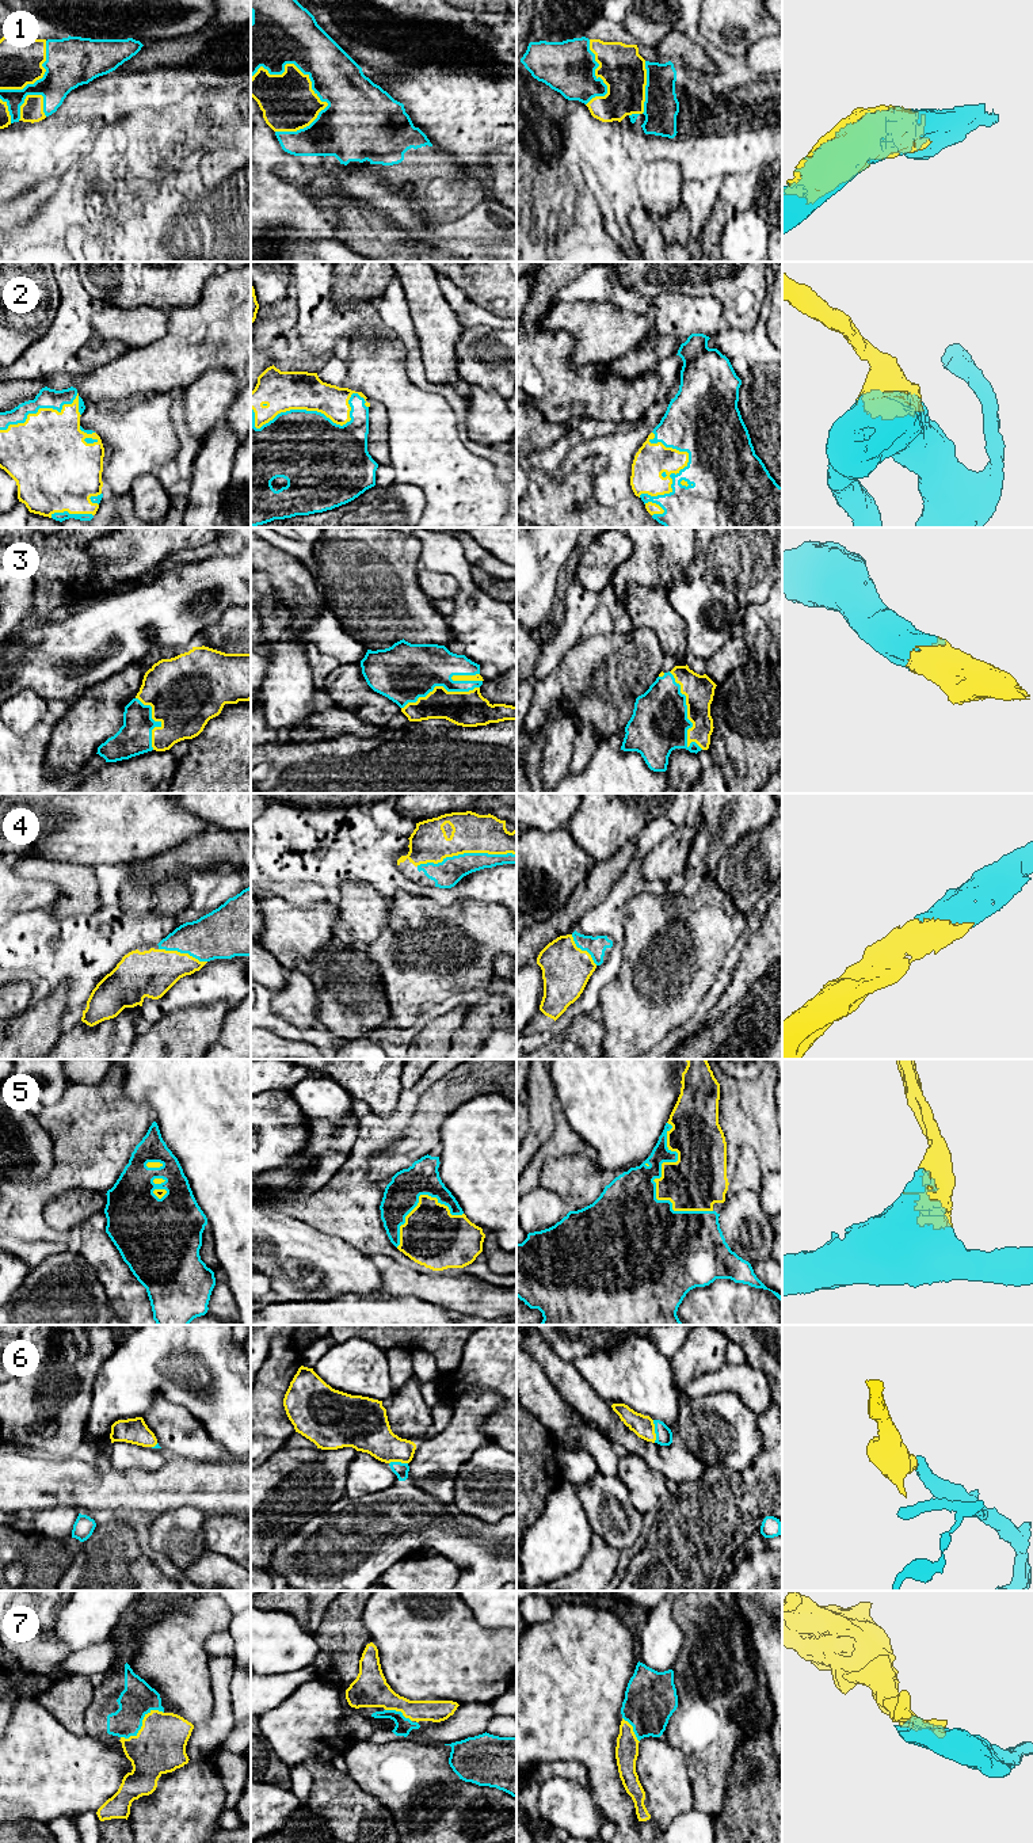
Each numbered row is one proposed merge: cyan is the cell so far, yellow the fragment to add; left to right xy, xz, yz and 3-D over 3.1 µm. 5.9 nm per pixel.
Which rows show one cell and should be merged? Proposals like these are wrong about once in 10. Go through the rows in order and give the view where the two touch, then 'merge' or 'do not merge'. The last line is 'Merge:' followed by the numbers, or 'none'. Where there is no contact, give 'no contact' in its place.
1: contact in xz; merge
2: contact in xz; merge
3: contact in yz; merge
4: contact in xz; merge
5: contact in yz; merge
6: contact in yz; merge
7: contact in xy; merge
Merge: 1, 2, 3, 4, 5, 6, 7

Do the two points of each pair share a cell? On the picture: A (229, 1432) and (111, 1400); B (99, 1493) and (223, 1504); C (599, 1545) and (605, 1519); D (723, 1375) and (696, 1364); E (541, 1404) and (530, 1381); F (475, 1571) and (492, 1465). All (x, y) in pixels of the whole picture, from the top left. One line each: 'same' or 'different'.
A: same
B: same
C: different
D: different
E: same
F: different

